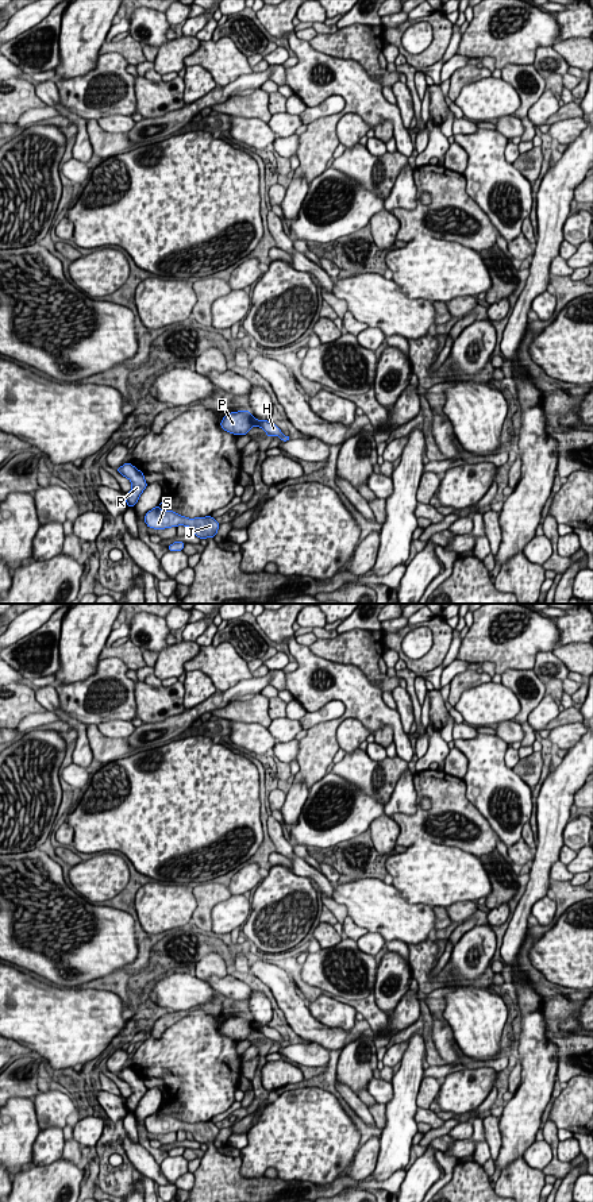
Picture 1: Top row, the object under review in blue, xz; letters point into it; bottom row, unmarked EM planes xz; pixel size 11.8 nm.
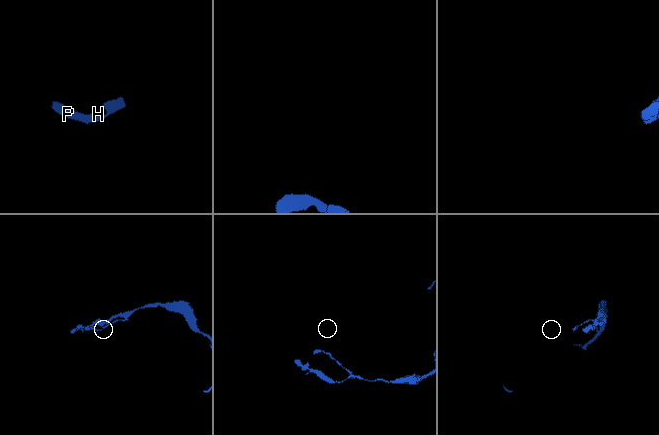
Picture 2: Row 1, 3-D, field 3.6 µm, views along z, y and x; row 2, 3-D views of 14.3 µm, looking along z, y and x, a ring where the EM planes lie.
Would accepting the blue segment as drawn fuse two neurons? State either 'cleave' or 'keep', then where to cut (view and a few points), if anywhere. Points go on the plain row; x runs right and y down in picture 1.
keep; no cut

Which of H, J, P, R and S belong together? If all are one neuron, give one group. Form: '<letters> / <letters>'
H J P R S

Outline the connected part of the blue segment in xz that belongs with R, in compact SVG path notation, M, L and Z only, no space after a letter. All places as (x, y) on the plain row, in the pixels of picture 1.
M128 1067L124 1068L122 1072L118 1072L116 1075L118 1078L128 1083L132 1089L132 1094L128 1098L126 1098L124 1103L127 1110L134 1113L139 1105L139 1101L147 1091L147 1087L145 1086L145 1079Z

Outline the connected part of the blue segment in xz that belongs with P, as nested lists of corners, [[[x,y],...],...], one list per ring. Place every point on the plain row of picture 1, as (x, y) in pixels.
[[[249,1016],[231,1017],[223,1022],[220,1030],[224,1036],[234,1040],[246,1040],[251,1032],[261,1032],[266,1041],[280,1041],[281,1047],[290,1045],[290,1041],[284,1041],[281,1035],[269,1025],[257,1025]]]

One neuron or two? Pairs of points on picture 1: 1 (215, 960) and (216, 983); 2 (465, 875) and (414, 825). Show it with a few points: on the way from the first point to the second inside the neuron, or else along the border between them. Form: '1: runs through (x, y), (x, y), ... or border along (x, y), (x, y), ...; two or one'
1: border along (228, 973), (223, 977), (211, 975), (205, 981); two
2: border along (407, 846), (419, 840), (431, 840), (461, 848); two

